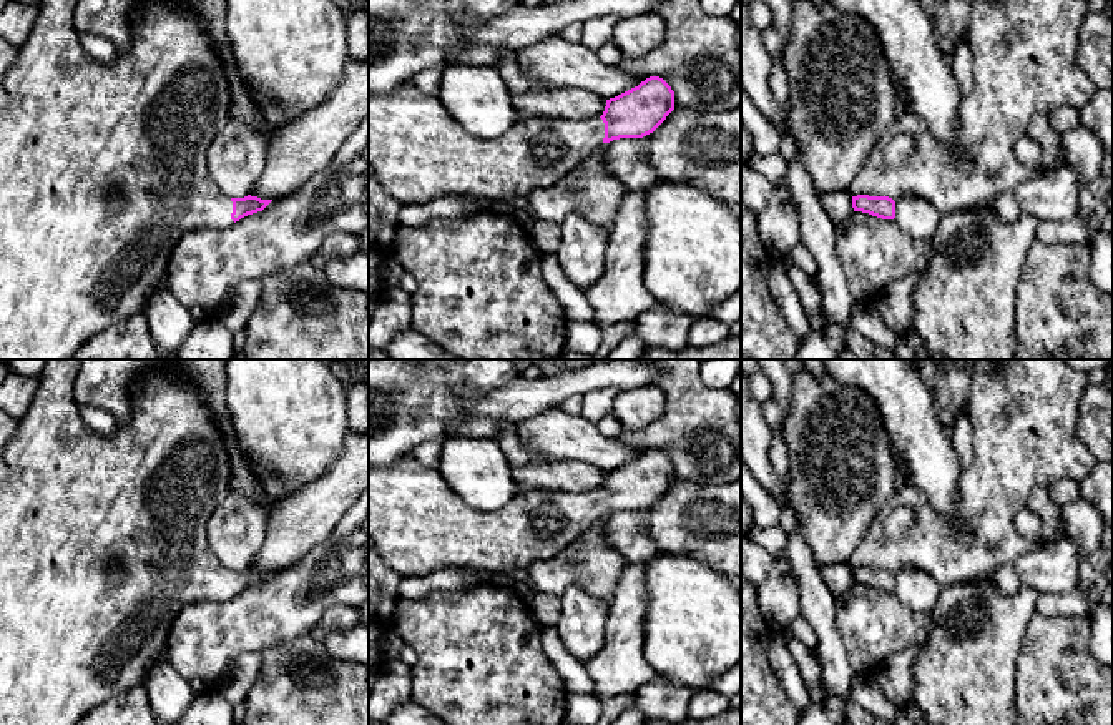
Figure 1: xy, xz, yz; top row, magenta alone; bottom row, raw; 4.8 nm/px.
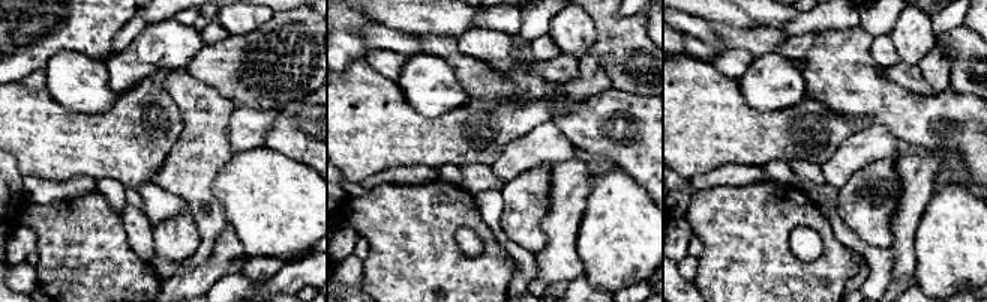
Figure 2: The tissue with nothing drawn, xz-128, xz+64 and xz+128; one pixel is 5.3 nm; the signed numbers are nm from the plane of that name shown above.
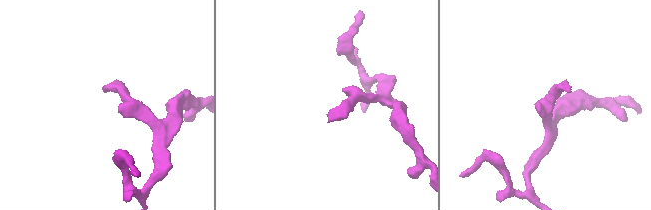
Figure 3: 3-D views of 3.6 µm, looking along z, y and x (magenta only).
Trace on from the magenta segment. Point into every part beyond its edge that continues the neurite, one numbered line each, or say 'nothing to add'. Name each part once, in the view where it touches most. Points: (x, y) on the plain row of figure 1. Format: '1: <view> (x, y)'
1: xz (417, 524)

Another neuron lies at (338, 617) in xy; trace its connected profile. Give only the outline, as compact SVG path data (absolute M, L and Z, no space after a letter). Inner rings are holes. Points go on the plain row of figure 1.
M331 607L312 627L309 635L321 640L332 630L344 630L360 624L360 612L357 607Z

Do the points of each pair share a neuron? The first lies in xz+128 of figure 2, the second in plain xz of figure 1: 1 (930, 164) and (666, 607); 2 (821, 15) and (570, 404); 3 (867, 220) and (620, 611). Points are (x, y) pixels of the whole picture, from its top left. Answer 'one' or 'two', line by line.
1: two
2: one
3: two

